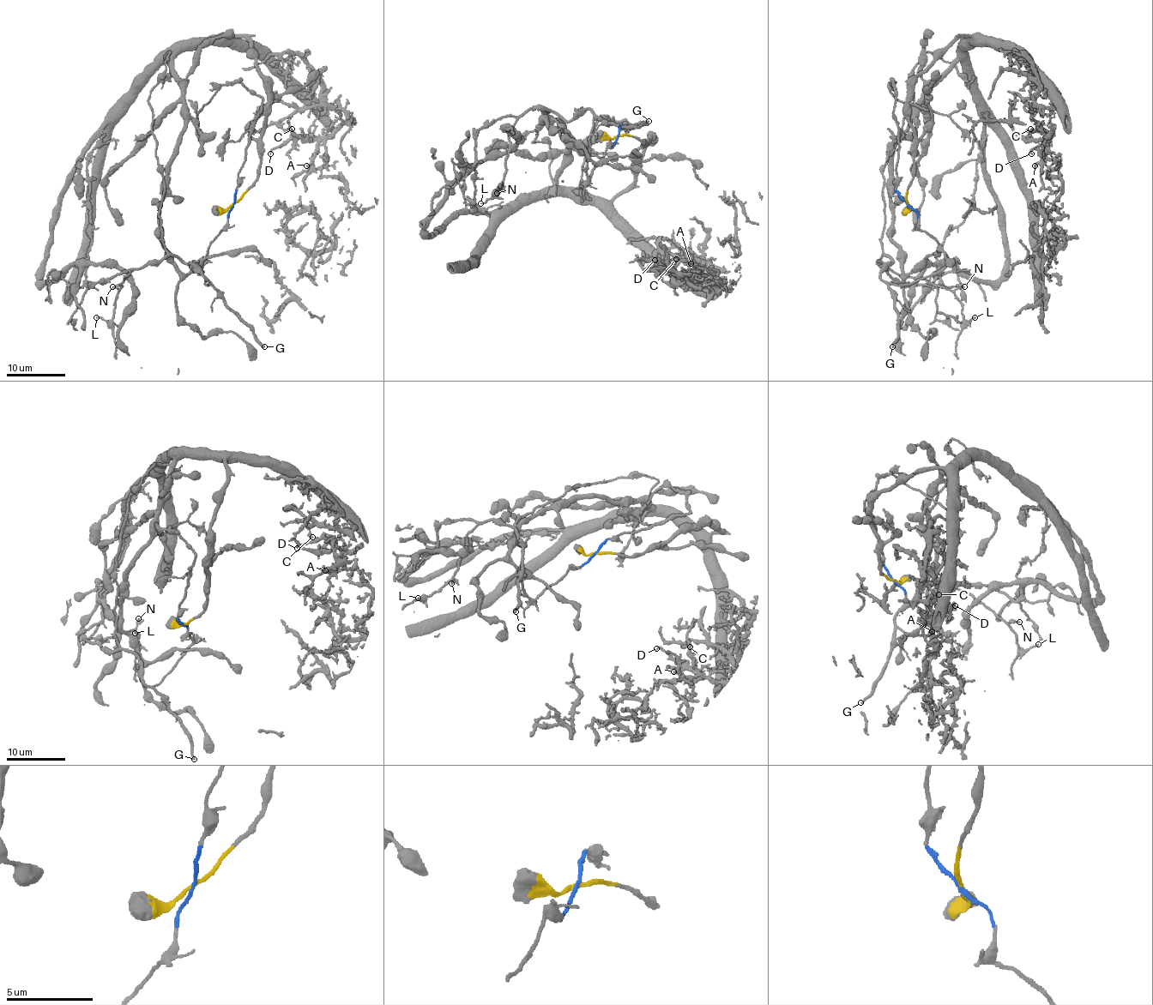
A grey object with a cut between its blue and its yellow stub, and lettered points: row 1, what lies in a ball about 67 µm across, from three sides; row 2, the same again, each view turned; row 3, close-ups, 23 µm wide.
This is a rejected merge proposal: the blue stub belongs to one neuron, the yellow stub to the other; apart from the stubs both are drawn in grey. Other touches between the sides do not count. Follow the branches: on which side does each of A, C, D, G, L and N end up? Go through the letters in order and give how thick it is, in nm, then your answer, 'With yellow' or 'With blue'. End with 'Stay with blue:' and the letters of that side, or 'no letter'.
A: Thickness 200 nm. With yellow
C: Thickness 190 nm. With yellow
D: Thickness 190 nm. With yellow
G: Thickness 200 nm. With blue
L: Thickness 170 nm. With blue
N: Thickness 200 nm. With blue
Stay with blue: G, L, N

